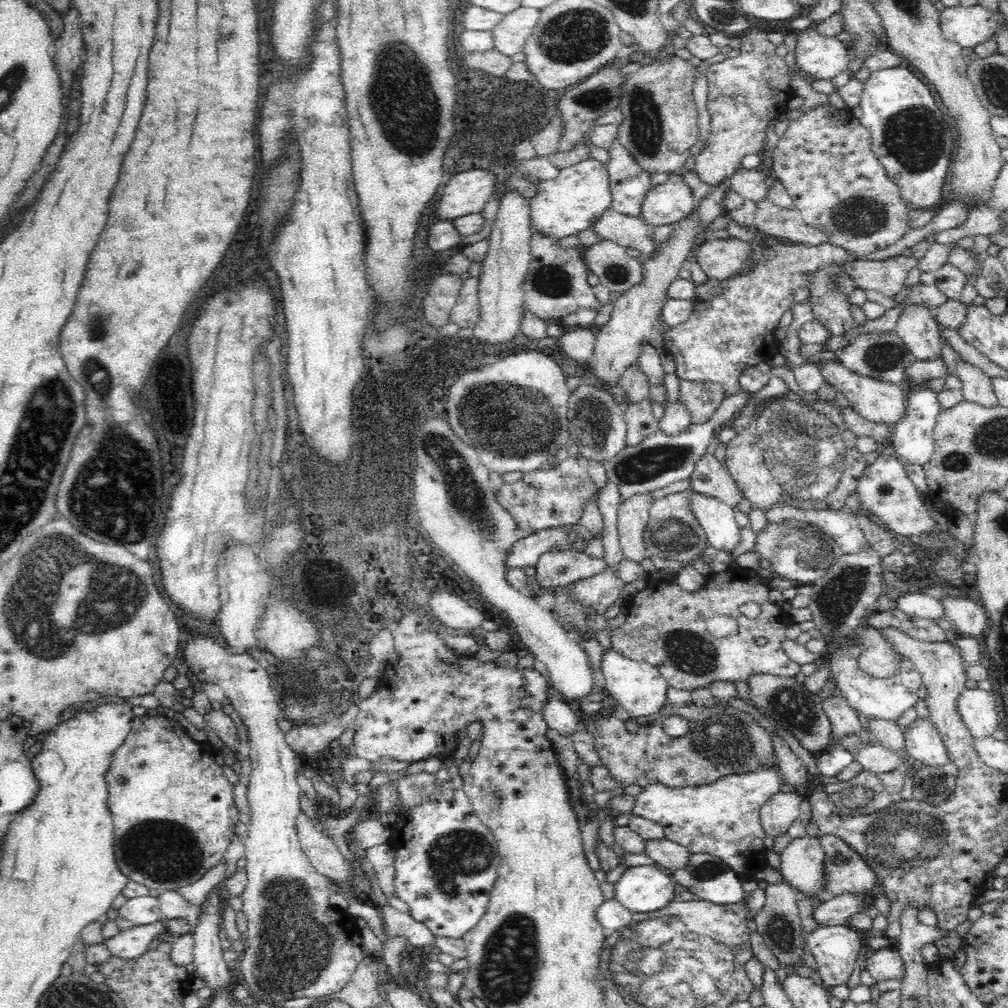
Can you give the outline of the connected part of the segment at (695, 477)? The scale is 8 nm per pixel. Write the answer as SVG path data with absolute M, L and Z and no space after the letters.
M706 452L704 453L704 456L700 458L700 461L695 466L693 474L690 476L689 488L692 491L702 493L711 499L716 499L721 503L727 504L728 506L734 508L743 498L743 494L736 481L734 481L734 477L730 475L724 461L717 460L714 455L715 454Z

